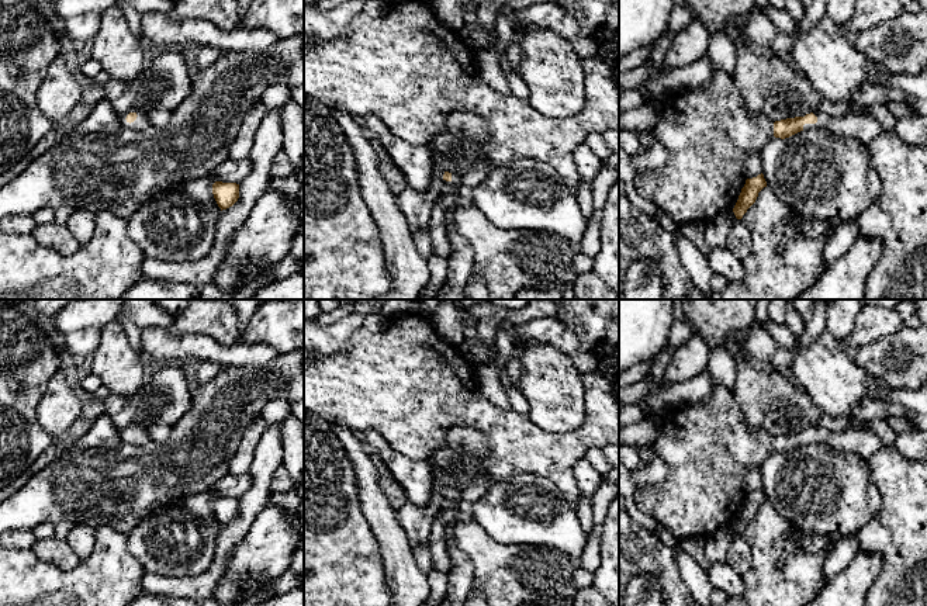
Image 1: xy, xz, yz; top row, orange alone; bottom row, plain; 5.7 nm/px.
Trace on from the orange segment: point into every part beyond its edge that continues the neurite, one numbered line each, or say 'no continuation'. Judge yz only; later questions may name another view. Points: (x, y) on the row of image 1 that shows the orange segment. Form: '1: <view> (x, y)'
1: yz (865, 128)

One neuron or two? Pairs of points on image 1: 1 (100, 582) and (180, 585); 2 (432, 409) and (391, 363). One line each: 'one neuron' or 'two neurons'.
1: two neurons
2: one neuron

